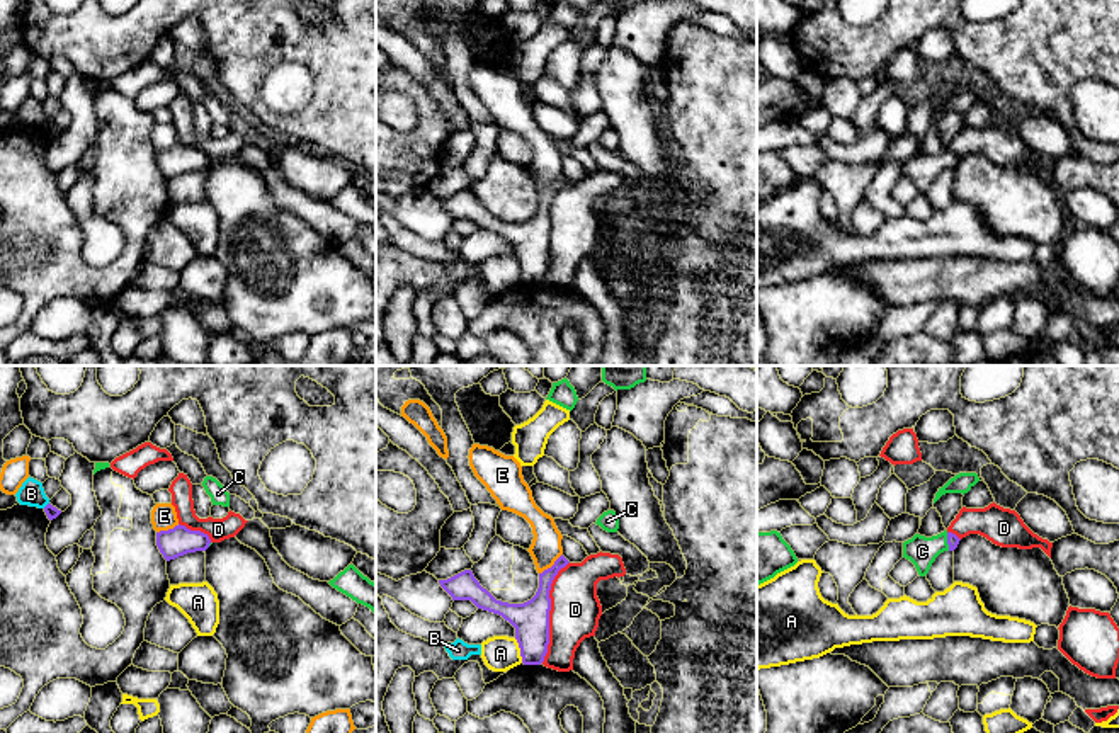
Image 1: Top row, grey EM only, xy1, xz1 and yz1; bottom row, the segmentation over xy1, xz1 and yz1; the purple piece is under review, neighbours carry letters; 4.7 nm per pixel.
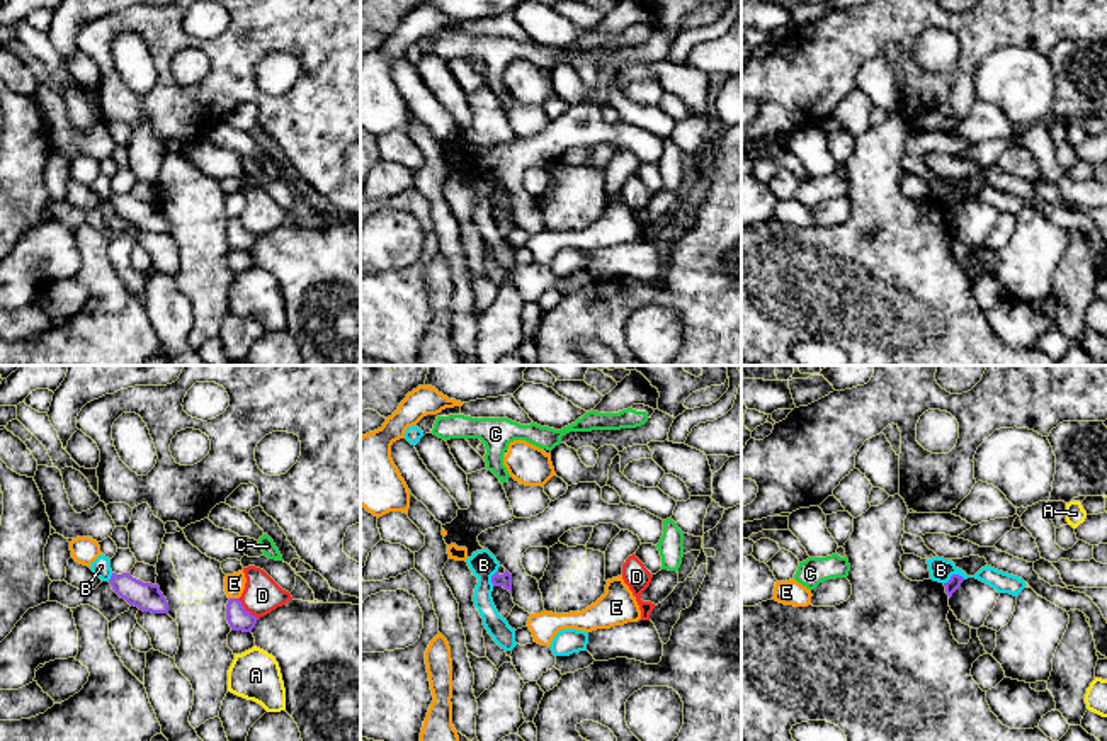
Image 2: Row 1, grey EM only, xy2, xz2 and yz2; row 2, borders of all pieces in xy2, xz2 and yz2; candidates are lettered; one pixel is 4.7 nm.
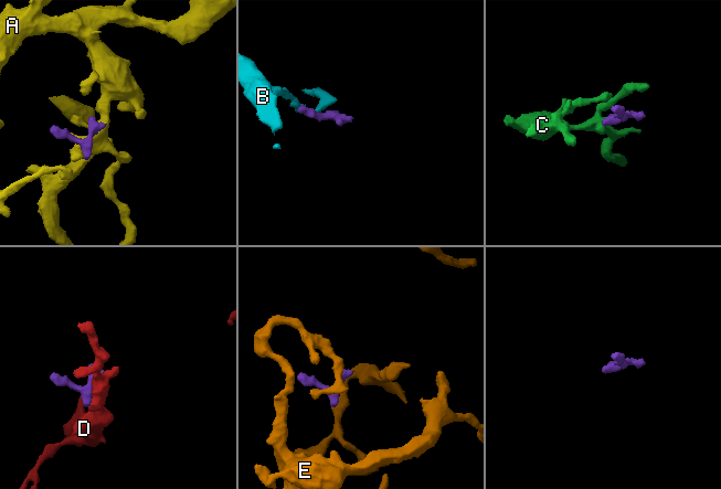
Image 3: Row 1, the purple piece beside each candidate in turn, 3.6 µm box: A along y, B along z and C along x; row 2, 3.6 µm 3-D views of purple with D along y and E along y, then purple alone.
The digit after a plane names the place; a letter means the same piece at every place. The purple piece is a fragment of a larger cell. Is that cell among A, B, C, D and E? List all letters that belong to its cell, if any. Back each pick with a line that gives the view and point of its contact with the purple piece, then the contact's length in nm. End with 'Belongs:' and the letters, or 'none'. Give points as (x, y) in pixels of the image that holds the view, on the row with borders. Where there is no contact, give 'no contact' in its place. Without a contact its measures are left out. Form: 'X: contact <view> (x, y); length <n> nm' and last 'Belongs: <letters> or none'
C: contact yz1 (948, 541); length 90 nm
Belongs: C

